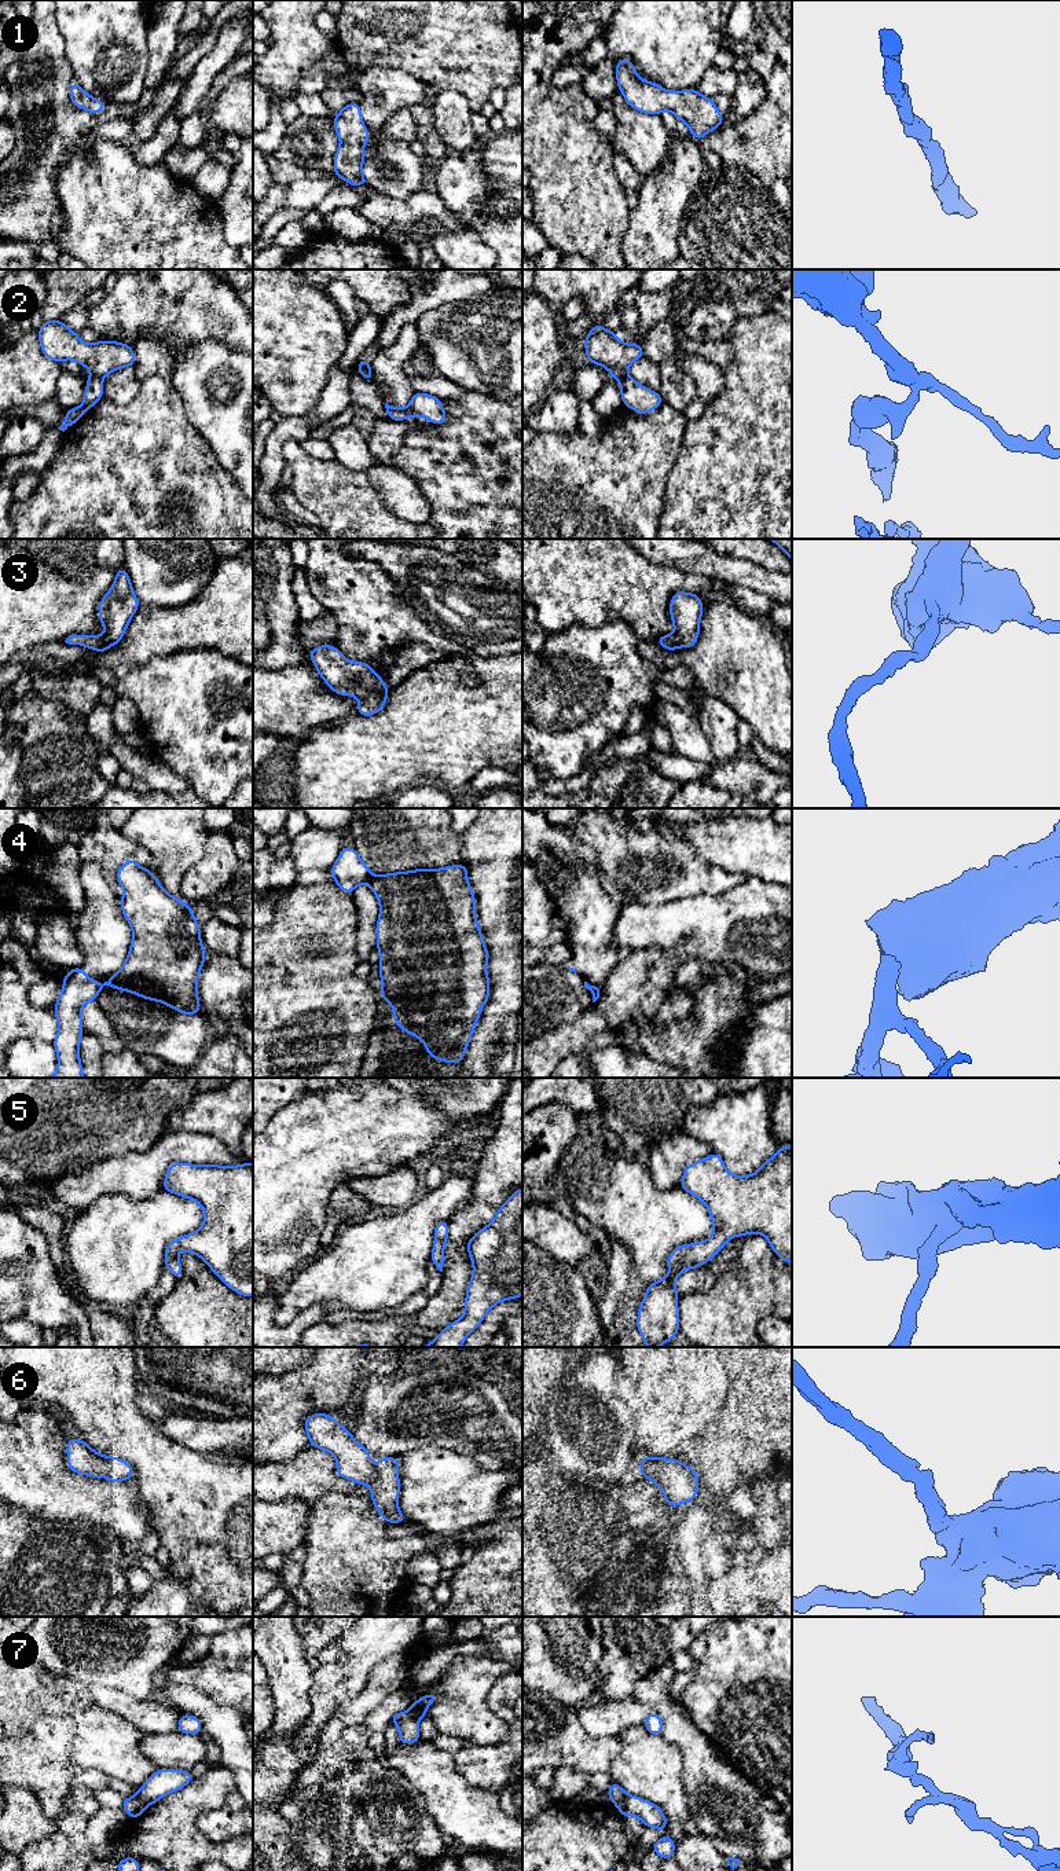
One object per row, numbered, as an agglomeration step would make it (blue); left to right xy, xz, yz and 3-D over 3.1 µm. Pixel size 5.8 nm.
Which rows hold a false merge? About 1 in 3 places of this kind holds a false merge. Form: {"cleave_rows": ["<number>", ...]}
{"cleave_rows": ["2", "4", "7"]}

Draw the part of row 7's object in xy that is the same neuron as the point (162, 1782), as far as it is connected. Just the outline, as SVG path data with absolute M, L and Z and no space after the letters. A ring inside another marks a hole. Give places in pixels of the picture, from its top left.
M158 1769L136 1790L136 1795L148 1806L166 1794L186 1787L192 1779L191 1771Z

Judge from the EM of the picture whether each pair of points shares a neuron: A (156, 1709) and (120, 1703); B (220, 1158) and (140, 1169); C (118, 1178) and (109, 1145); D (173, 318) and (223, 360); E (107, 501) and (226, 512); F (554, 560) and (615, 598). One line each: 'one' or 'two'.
A: one
B: one
C: two
D: two
E: one
F: one

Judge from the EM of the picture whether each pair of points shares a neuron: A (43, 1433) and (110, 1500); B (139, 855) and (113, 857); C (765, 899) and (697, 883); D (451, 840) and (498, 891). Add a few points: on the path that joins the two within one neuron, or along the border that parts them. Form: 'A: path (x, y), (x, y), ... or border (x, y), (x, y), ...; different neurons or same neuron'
A: path (43, 1455), (88, 1499); same neuron
B: path (132, 855), (120, 855); same neuron
C: border (748, 879), (719, 894), (697, 895); different neurons
D: border (459, 835), (466, 862); different neurons

